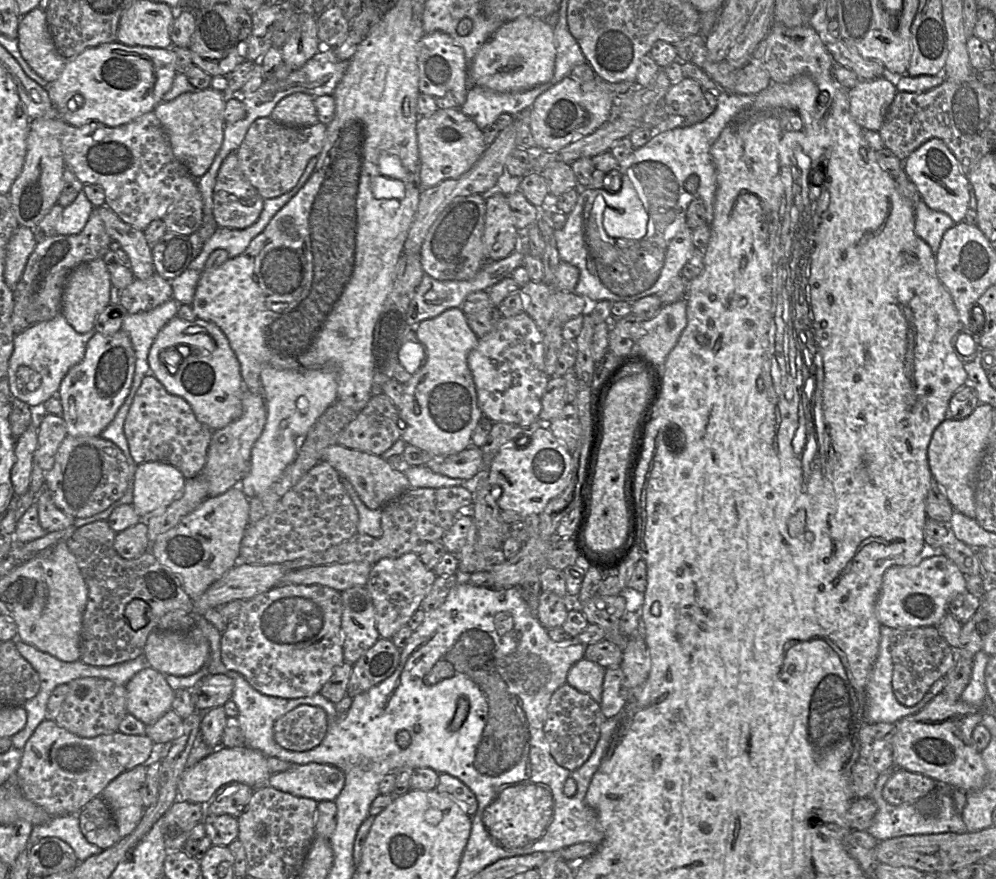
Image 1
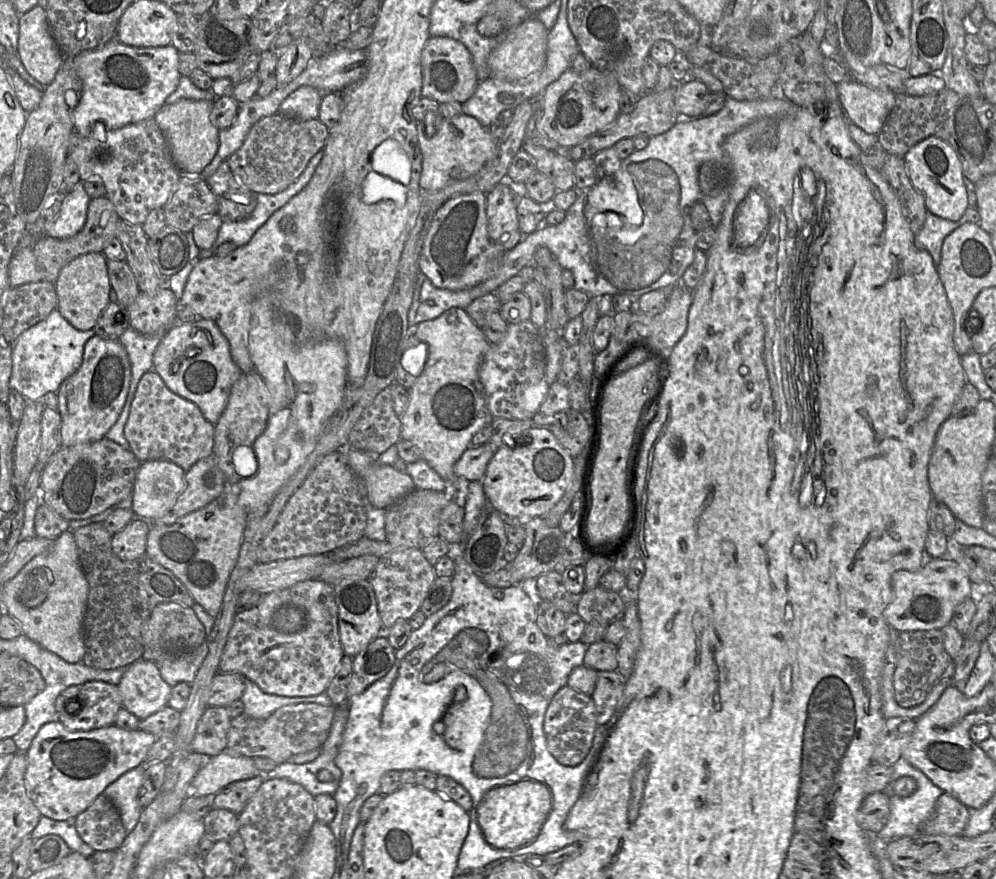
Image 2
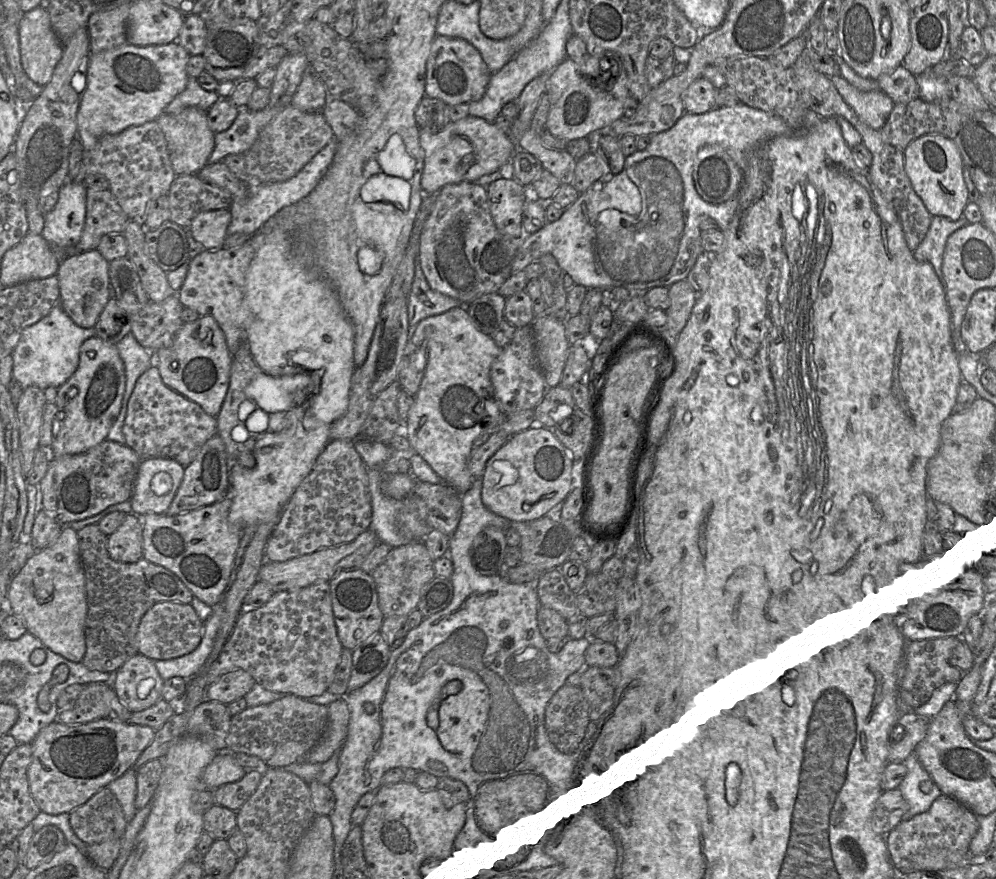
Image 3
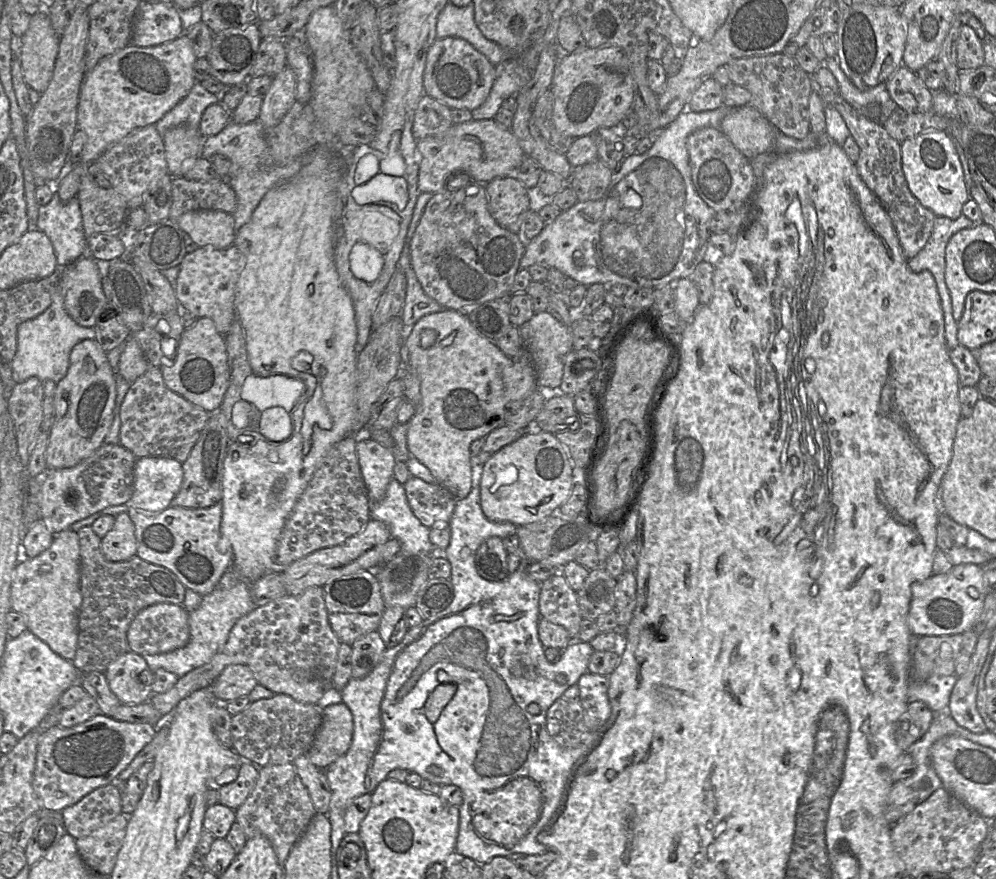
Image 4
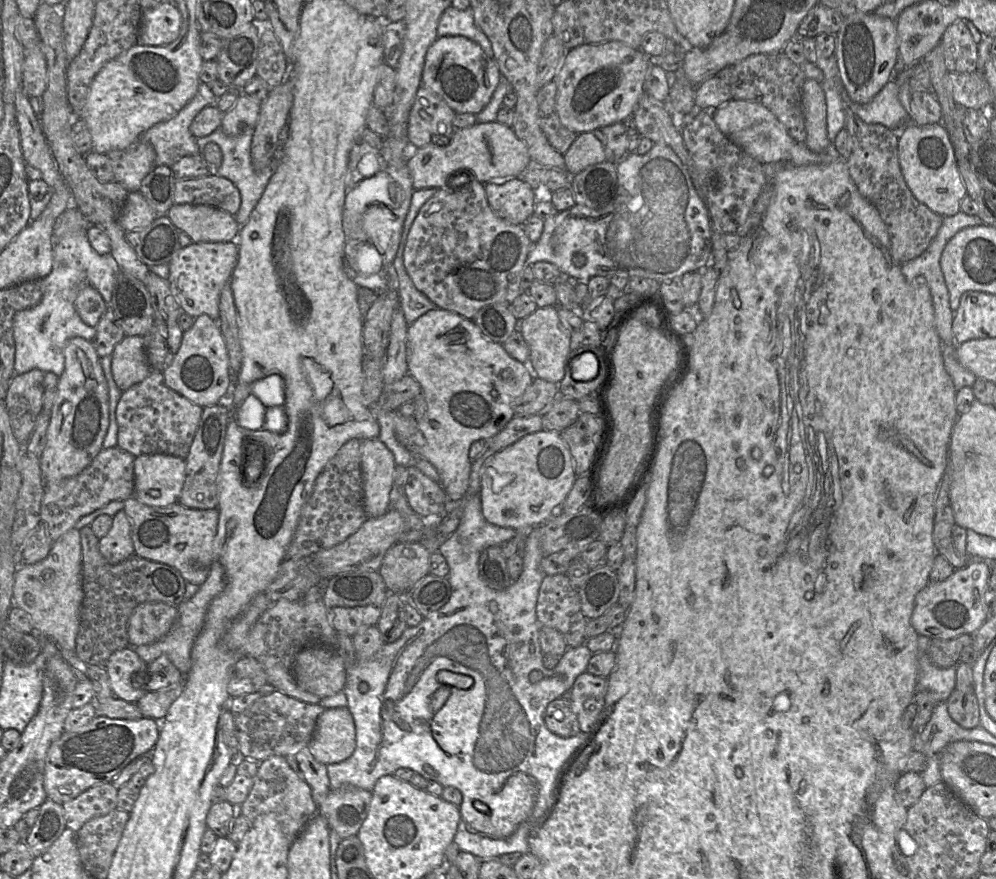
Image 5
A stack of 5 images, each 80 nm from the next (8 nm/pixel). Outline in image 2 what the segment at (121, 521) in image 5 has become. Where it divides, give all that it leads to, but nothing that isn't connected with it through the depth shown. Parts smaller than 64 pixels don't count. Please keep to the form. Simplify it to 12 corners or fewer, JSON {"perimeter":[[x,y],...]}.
{"perimeter":[[134,519],[112,537],[122,561],[143,557],[150,524]]}

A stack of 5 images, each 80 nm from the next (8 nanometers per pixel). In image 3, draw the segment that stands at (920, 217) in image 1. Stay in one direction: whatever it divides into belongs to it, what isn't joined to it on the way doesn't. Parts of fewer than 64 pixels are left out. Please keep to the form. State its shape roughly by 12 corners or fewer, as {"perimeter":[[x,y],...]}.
{"perimeter":[[931,219],[925,238],[913,251],[917,261],[932,264],[945,292],[942,263],[947,239],[970,223]]}

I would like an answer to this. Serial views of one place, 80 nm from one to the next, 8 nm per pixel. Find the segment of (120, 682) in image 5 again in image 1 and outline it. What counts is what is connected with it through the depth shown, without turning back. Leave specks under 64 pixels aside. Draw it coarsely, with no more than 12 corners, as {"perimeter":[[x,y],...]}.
{"perimeter":[[146,667],[128,681],[128,713],[145,725],[172,709],[165,675]]}

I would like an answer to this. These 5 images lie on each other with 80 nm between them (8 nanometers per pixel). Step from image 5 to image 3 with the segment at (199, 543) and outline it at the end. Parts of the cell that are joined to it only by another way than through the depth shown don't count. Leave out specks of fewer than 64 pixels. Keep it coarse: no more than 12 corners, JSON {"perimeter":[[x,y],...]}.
{"perimeter":[[232,500],[137,516],[143,558],[223,599],[243,529]]}

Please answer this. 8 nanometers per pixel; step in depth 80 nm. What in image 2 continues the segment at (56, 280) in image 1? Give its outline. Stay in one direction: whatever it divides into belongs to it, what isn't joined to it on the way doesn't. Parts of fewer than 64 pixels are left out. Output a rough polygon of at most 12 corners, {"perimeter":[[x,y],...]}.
{"perimeter":[[107,196],[89,202],[86,222],[66,239],[33,245],[42,281],[88,253],[102,253],[122,219]]}

